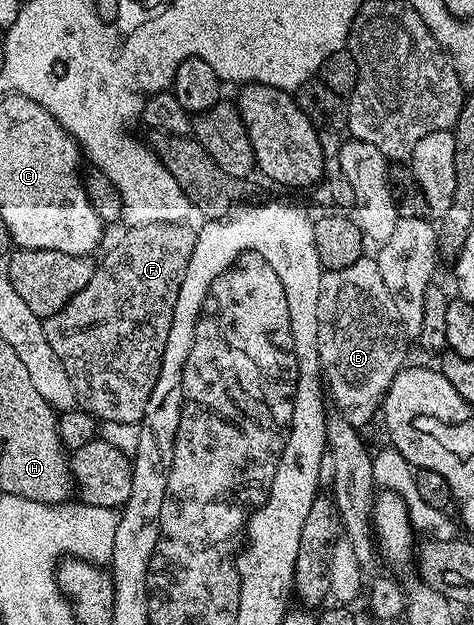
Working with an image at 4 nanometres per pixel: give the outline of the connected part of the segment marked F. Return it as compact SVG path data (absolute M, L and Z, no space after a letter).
M152 223L151 225L136 225L127 228L125 231L127 233L123 235L122 242L119 245L112 246L107 251L106 258L97 262L92 279L88 279L88 283L84 288L76 295L72 295L69 303L60 311L56 311L56 315L43 320L42 330L48 339L48 343L52 343L52 351L56 351L56 359L60 359L64 371L68 371L68 379L72 379L72 387L76 391L81 408L97 417L99 422L111 421L112 423L138 425L142 420L142 416L146 414L148 399L152 399L152 391L156 387L156 379L160 379L164 347L168 343L168 331L172 327L172 319L176 311L176 299L180 295L180 287L184 283L184 275L188 271L188 263L192 259L192 251L194 250L198 234L195 226L190 226L190 223L181 225L176 223Z

